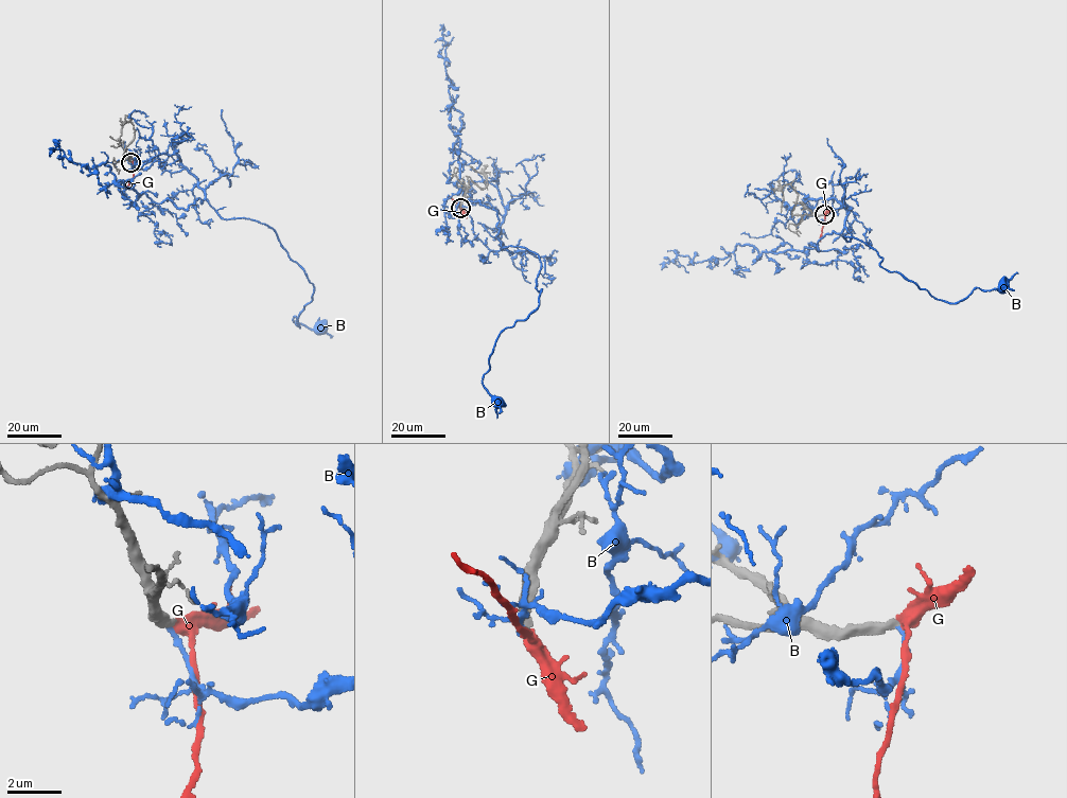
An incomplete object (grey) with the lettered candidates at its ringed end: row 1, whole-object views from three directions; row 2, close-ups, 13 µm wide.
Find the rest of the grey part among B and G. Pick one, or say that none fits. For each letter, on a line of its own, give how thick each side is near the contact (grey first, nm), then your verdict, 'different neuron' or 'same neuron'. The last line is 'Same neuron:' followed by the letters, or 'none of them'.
B: calibres 340 and 180 nm; different neuron
G: calibres 340 and 320 nm; same neuron
Same neuron: G

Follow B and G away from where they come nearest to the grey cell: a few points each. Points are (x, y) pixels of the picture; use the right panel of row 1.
B: (824, 214), (809, 210), (835, 198), (842, 237), (941, 300), (1002, 287)
G: (824, 214), (820, 242)

